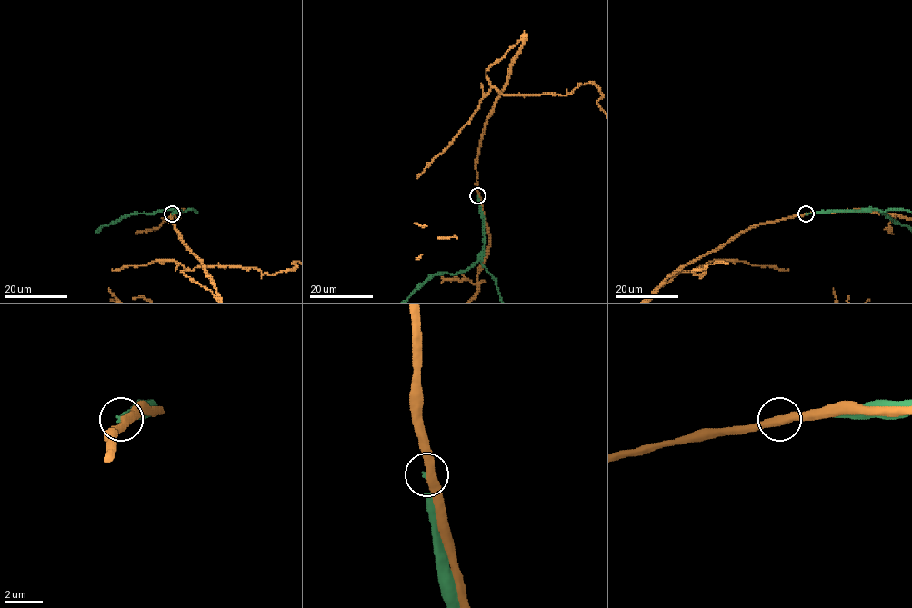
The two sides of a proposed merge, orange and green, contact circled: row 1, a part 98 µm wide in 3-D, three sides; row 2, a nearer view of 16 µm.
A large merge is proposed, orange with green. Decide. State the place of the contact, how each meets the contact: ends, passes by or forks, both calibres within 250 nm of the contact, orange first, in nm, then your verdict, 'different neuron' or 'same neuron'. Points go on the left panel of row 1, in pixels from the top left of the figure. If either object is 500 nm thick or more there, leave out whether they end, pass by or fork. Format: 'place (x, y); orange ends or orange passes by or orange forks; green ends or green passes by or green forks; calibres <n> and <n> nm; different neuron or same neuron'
place (172, 214); orange passes by; green ends; calibres 420 and 130 nm; different neuron

